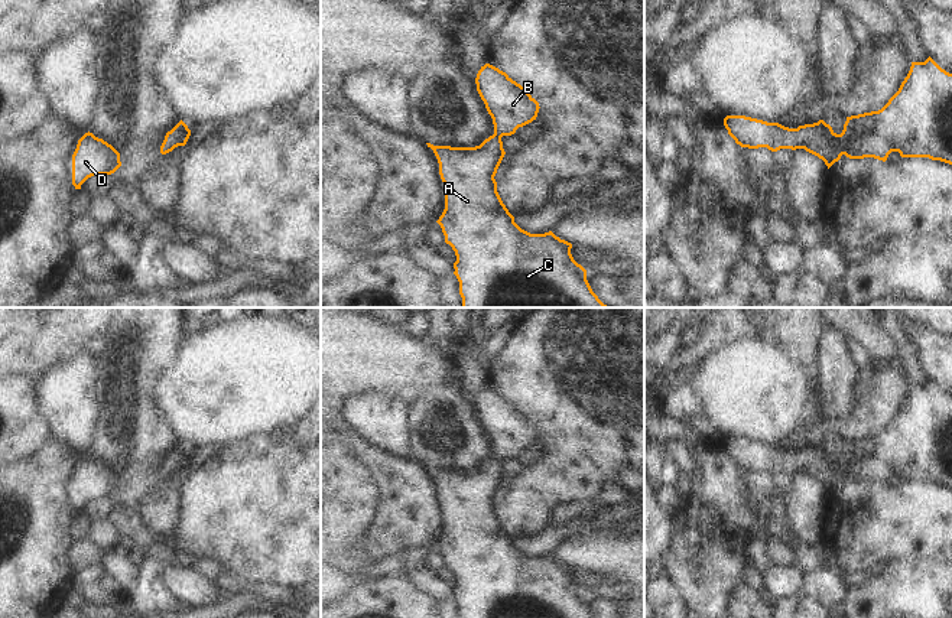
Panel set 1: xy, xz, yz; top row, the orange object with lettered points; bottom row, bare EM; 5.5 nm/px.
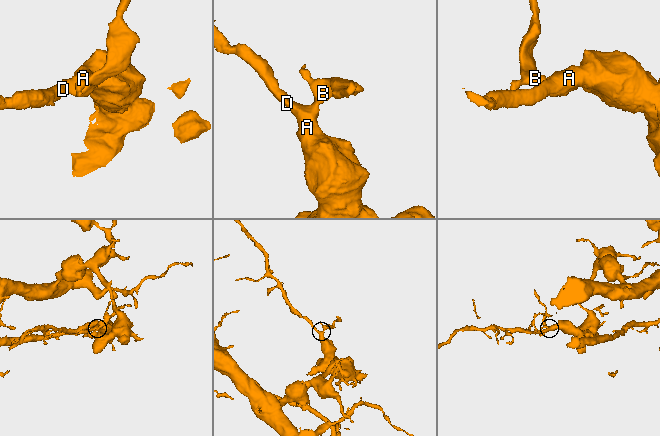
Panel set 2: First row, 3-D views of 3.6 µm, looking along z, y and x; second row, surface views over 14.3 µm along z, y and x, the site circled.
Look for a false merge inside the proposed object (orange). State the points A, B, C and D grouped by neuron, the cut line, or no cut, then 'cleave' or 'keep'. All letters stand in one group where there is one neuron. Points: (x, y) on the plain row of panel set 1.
A B C D | no cut | keep

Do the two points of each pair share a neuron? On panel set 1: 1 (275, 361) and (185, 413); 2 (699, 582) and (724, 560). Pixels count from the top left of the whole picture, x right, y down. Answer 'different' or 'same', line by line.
1: same
2: same

